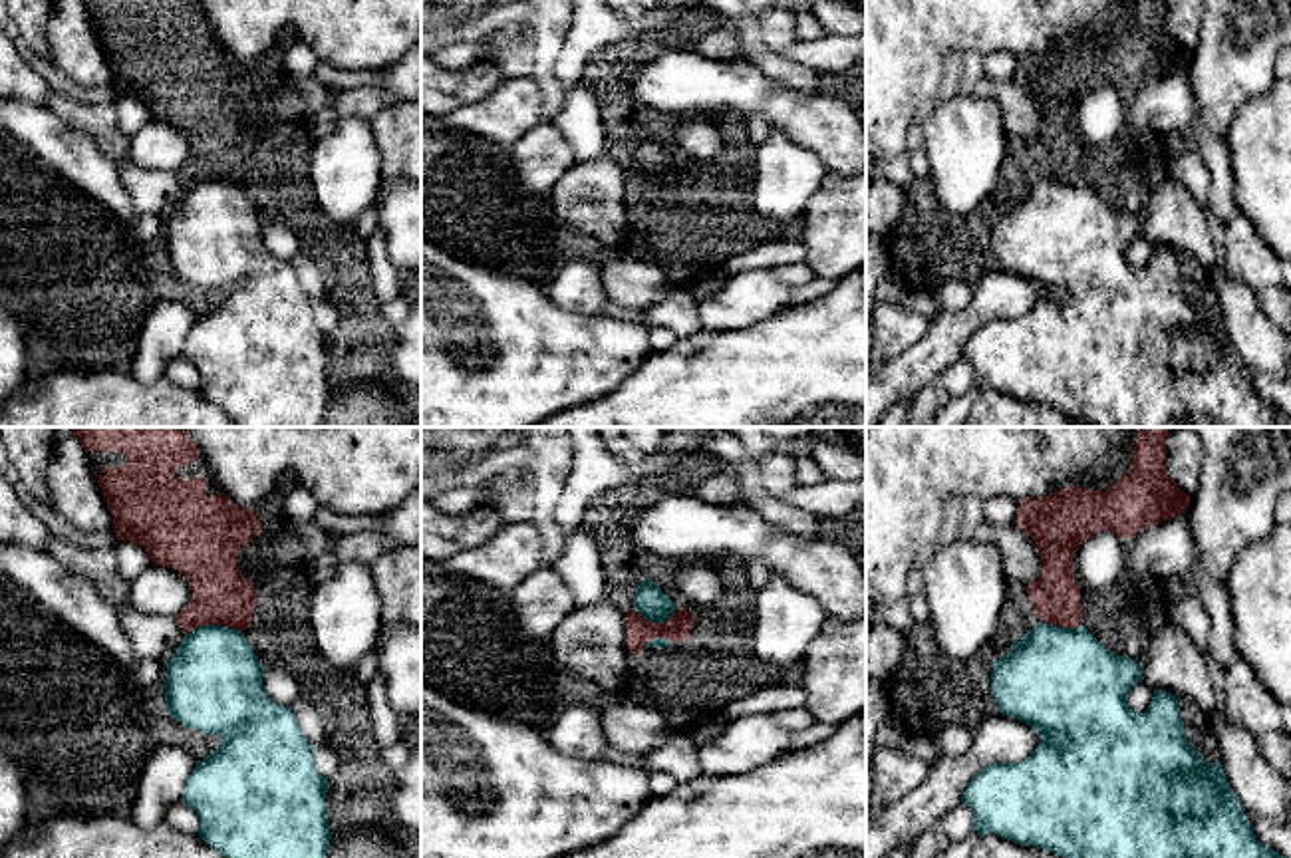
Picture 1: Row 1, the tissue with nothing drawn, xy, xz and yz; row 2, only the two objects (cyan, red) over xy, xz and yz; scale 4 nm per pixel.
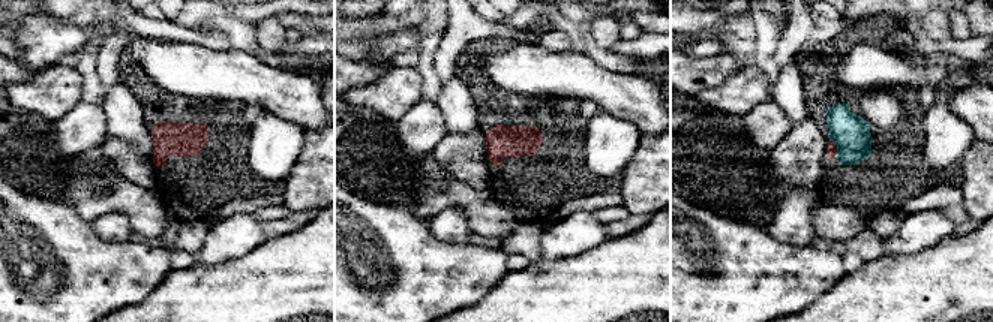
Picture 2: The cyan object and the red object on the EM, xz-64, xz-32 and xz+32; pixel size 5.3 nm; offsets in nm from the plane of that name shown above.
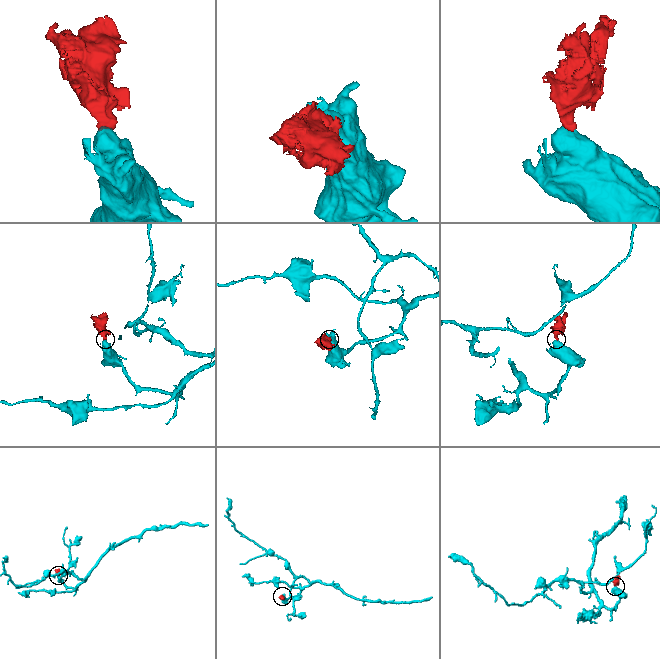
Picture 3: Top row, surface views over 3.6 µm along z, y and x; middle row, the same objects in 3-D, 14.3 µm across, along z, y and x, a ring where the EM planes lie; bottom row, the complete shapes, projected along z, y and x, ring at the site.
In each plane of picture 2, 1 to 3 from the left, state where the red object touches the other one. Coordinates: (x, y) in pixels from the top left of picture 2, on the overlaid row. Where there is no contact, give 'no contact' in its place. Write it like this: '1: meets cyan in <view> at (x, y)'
1: no contact
2: meets cyan in xz-32 at (506, 123)
3: meets cyan in xz+32 at (836, 146)

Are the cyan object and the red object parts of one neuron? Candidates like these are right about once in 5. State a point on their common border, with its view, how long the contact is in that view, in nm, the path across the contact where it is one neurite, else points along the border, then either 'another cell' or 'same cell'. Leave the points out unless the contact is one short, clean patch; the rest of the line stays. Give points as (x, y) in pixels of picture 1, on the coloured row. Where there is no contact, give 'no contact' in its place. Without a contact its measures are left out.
meets cyan in xy at (213, 624); contact 220 nm long; border along xy (241, 630), (201, 624), (187, 634); another cell

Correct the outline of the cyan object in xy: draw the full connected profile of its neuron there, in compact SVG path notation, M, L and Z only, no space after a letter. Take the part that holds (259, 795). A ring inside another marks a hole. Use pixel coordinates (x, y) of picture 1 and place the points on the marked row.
M201 626L185 636L165 665L171 717L187 729L220 737L216 751L197 763L183 790L183 802L199 816L199 836L224 858L326 858L332 840L326 812L328 781L318 773L314 745L298 729L292 709L266 695L264 667L242 632Z

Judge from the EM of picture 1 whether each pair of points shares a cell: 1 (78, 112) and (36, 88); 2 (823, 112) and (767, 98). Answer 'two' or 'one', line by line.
1: two
2: one

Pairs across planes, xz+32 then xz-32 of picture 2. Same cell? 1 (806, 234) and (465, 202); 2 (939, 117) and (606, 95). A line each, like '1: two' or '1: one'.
1: two
2: two

